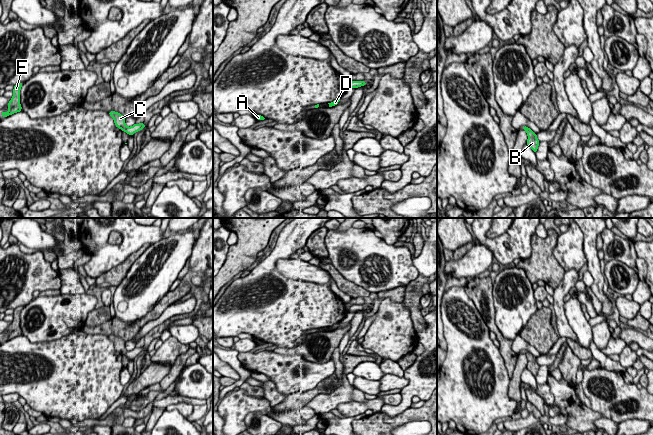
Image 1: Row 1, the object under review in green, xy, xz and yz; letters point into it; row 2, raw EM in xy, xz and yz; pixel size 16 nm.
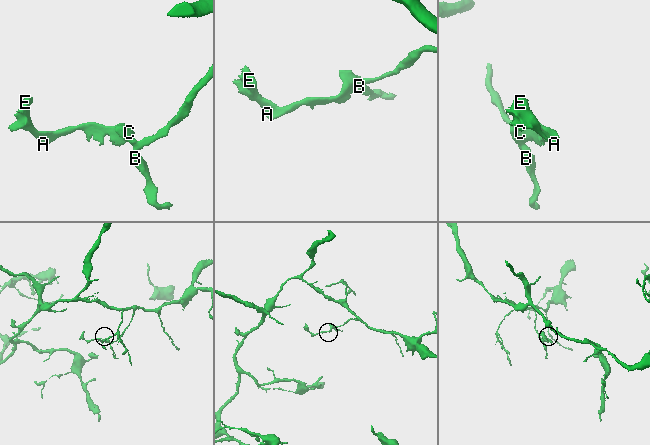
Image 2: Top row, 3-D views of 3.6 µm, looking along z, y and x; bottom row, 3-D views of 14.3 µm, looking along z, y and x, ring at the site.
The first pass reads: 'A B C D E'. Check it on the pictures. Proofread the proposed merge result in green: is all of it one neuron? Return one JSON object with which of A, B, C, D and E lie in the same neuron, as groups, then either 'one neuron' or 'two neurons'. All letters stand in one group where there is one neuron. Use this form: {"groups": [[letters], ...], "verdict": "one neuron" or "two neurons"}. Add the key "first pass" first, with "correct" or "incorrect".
{"first pass": "incorrect", "groups": [["A", "C", "D", "E"], ["B"]], "verdict": "two neurons"}

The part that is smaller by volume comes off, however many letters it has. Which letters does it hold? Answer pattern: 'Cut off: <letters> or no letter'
Cut off: A, C, D, E

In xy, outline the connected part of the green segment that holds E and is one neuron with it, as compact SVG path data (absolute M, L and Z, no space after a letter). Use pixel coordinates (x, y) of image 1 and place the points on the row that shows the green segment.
M17 83L16 85L14 85L13 97L8 103L9 111L8 112L2 111L1 112L2 117L7 117L14 113L22 111L22 107L20 104L20 90L21 90L22 85L23 83Z

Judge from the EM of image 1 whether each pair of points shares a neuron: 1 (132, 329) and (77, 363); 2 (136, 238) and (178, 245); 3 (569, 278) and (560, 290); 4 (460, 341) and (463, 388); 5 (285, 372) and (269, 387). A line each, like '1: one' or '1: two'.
1: two
2: two
3: one
4: one
5: two

